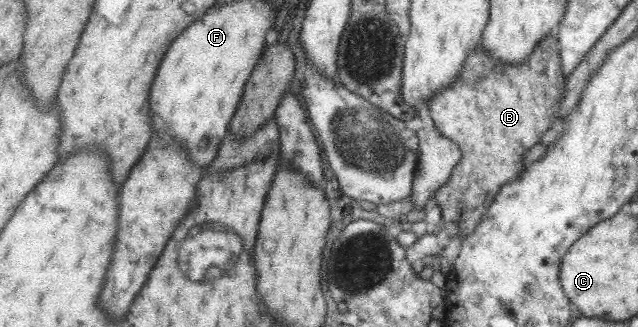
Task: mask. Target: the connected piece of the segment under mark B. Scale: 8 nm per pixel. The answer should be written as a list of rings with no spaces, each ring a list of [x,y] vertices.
[[[554,28],[551,33],[549,33],[544,39],[537,42],[537,46],[533,49],[533,52],[528,56],[526,61],[519,63],[518,65],[507,65],[507,63],[502,63],[497,61],[497,59],[492,59],[481,47],[478,47],[473,53],[466,57],[465,62],[463,63],[462,69],[456,76],[454,84],[445,87],[444,89],[439,89],[430,99],[427,104],[427,109],[429,115],[433,121],[433,127],[438,130],[438,133],[453,141],[461,151],[461,158],[456,162],[456,165],[453,167],[453,171],[448,178],[448,181],[435,193],[433,198],[436,201],[436,205],[440,208],[441,215],[441,227],[445,227],[449,235],[454,236],[454,234],[461,235],[464,238],[466,235],[470,235],[480,218],[484,215],[488,206],[492,203],[493,197],[498,193],[498,190],[505,183],[510,183],[514,181],[521,172],[526,168],[525,163],[523,162],[523,155],[533,146],[539,143],[540,136],[552,126],[555,125],[556,121],[560,121],[562,118],[558,111],[559,101],[562,99],[562,96],[565,94],[565,75],[561,73],[561,61],[559,58],[559,47],[557,42],[557,28]]]

